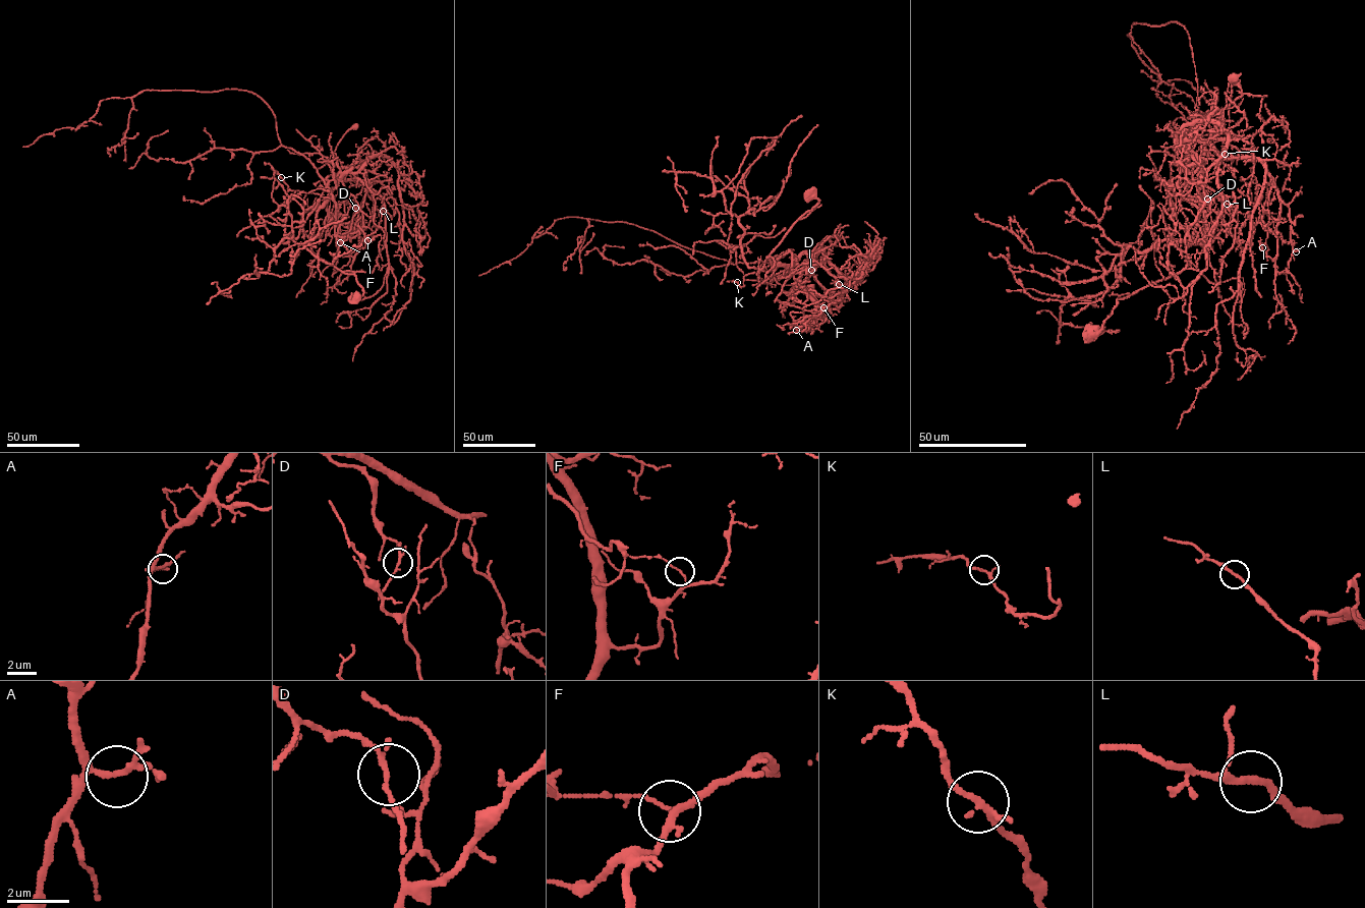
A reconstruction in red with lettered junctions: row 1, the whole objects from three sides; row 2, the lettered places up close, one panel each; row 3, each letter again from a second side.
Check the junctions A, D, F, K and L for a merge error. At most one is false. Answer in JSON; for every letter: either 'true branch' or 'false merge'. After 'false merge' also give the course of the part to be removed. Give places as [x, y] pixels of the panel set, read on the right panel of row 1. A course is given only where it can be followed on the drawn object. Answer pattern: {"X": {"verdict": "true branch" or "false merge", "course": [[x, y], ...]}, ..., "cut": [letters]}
{"A": {"verdict": "true branch"}, "D": {"verdict": "true branch"}, "F": {"verdict": "false merge", "course": [[1263, 247], [1260, 223], [1244, 248], [1183, 196], [1188, 34], [1134, 23], [1159, 80], [1214, 108]]}, "K": {"verdict": "true branch"}, "L": {"verdict": "true branch"}, "cut": ["F"]}

